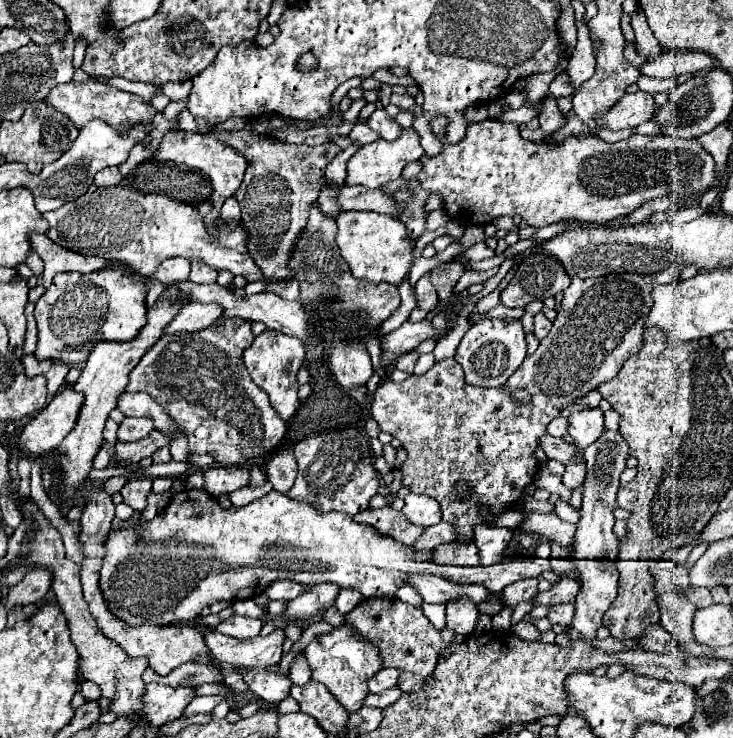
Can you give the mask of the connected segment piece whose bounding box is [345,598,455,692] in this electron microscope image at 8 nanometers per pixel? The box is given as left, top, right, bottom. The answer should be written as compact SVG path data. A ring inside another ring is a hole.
M397 598L363 600L345 616L345 622L381 648L383 666L393 666L401 670L397 686L403 692L419 692L425 686L427 678L437 666L439 652L455 638L455 634L451 634L451 630L447 628L435 630L421 608L409 606Z

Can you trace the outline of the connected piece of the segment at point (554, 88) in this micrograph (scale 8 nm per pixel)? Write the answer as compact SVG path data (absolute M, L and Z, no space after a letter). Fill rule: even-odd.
M561 72L559 76L555 76L555 80L549 86L549 94L553 98L561 98L565 96L573 96L573 88L569 82L569 76L565 72Z

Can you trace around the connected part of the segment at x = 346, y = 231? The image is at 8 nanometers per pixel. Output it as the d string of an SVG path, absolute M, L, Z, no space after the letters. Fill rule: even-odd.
M339 212L337 214L337 246L347 260L355 278L365 278L375 284L389 282L399 284L409 270L415 242L409 242L405 224L391 216L379 216L377 212Z

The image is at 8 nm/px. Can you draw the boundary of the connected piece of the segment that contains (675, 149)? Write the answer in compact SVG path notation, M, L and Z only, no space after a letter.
M483 120L469 124L461 142L447 146L437 156L423 156L423 170L417 176L423 190L437 192L443 198L443 210L459 224L489 224L499 216L523 216L533 228L543 228L551 222L569 218L585 224L607 224L627 212L633 212L637 204L667 194L703 194L715 182L715 166L711 154L701 148L697 140L657 136L631 136L621 142L605 142L597 136L569 136L563 142L531 142L519 136L517 124L503 124L497 120Z

